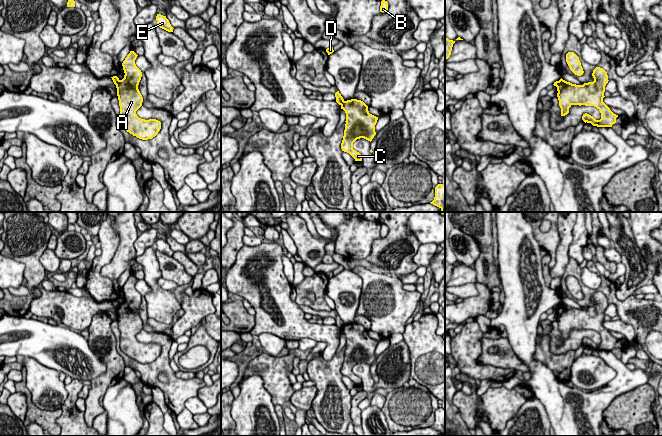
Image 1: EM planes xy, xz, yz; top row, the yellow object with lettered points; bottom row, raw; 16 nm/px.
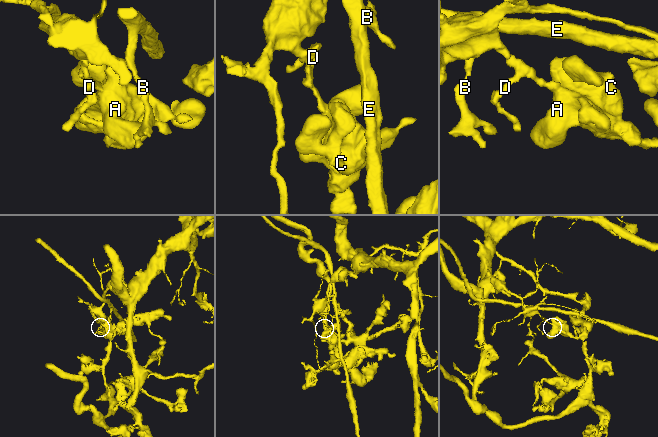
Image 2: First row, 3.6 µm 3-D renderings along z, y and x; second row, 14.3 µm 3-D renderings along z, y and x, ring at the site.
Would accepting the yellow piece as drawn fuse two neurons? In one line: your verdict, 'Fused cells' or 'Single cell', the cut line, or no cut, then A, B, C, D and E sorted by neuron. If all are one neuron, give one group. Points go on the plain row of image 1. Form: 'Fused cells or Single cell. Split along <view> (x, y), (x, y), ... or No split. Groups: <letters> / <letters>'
Fused cells. Split along xz (344, 325), (341, 329). Groups: A B C E / D

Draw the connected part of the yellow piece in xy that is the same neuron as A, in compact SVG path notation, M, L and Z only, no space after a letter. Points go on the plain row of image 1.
M130 275L122 287L124 302L116 309L120 330L120 349L127 356L142 364L155 361L161 353L161 346L156 343L141 343L136 335L142 330L143 321L138 313L142 301L136 290L137 278Z

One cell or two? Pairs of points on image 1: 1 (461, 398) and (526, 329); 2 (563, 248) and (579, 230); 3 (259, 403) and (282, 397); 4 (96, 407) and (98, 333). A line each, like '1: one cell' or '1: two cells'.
1: two cells
2: two cells
3: two cells
4: one cell

